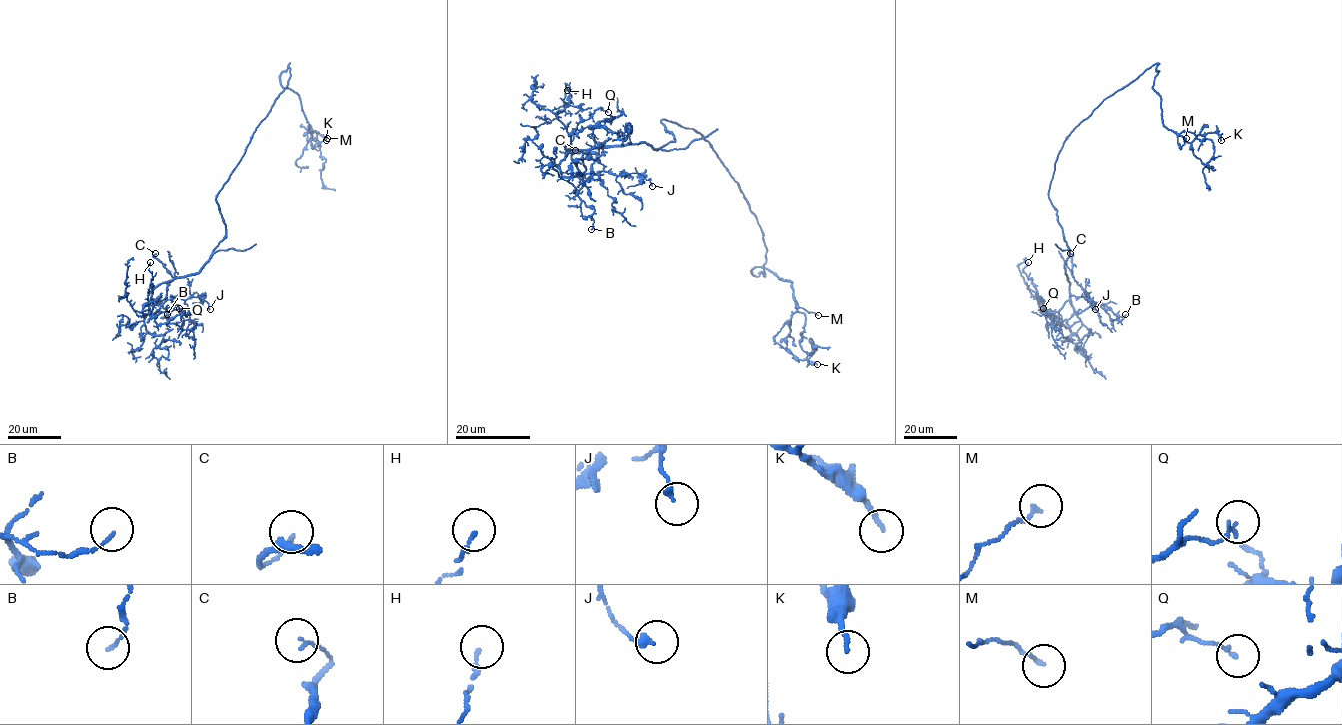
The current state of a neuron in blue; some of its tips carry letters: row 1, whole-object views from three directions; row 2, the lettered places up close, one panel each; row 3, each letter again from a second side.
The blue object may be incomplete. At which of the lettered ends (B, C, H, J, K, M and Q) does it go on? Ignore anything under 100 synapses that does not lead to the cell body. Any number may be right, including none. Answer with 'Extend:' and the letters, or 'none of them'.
Extend: none of them

